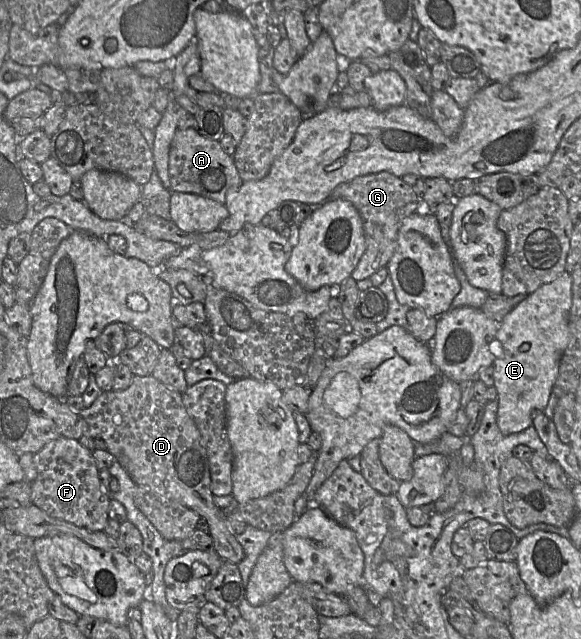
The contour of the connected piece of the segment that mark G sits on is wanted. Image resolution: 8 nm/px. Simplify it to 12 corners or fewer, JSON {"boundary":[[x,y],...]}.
{"boundary":[[386,171],[335,187],[329,199],[351,202],[366,249],[350,276],[386,268],[402,221],[421,197]]}

